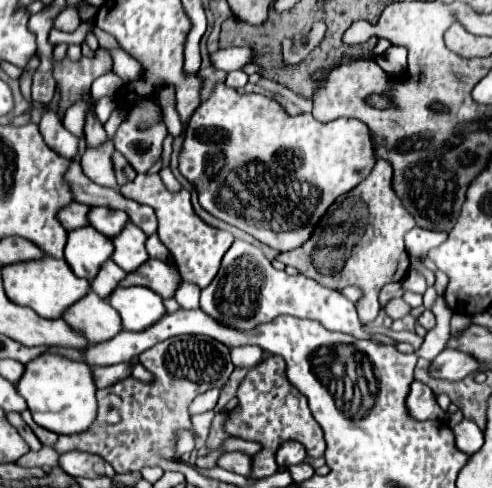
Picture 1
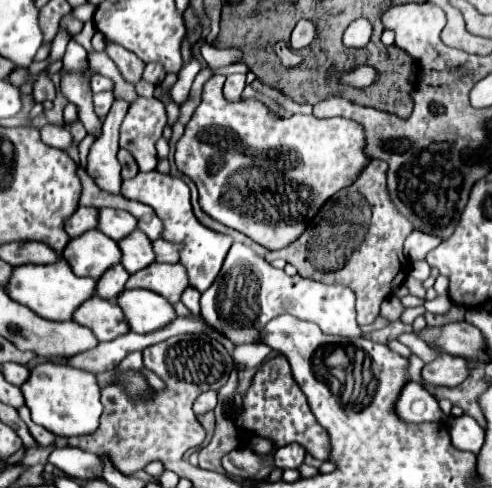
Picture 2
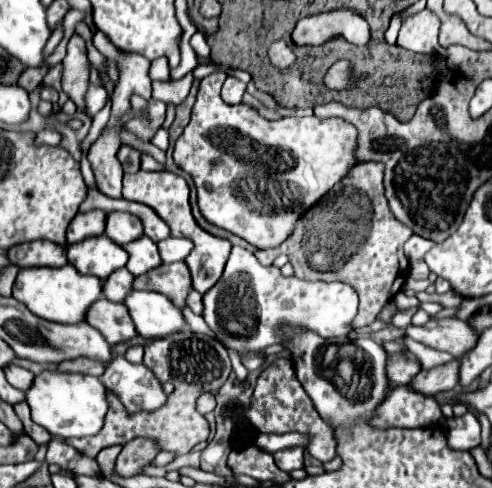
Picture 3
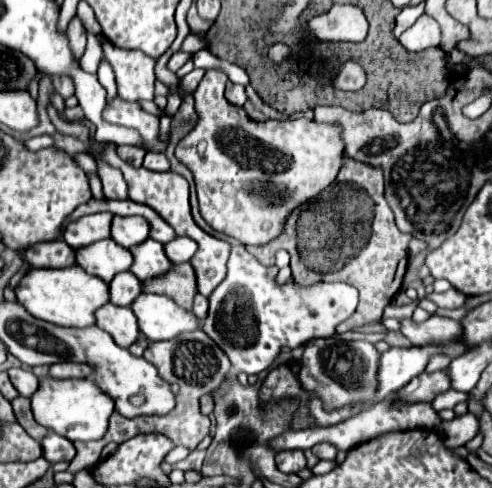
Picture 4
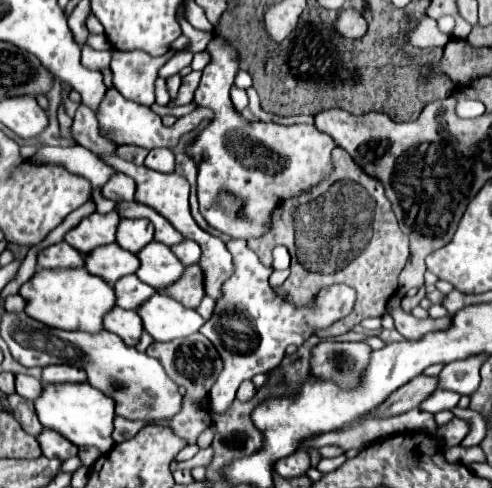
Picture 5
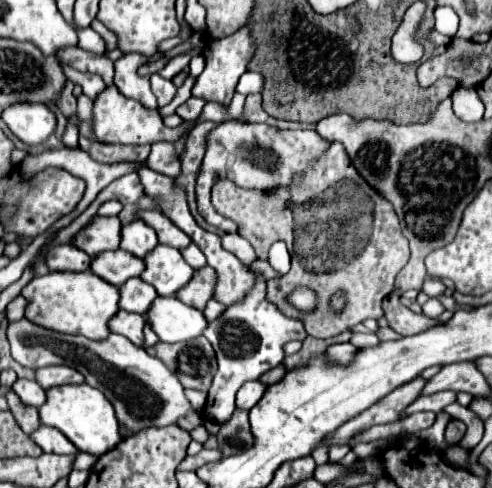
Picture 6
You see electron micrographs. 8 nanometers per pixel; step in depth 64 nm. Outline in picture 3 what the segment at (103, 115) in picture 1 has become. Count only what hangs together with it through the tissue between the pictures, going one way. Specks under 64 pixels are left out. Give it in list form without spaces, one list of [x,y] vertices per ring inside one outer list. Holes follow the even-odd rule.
[[[88,82],[88,92],[84,94],[84,106],[86,106],[86,114],[90,118],[94,118],[106,104],[108,92],[104,86],[96,86],[92,82]]]

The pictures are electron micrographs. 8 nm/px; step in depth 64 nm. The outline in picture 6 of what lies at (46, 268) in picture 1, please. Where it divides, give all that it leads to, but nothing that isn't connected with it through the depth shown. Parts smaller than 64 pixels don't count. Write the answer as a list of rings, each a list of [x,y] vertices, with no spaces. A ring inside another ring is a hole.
[[[92,270],[84,272],[50,272],[46,276],[32,278],[22,290],[28,300],[26,318],[34,324],[60,332],[86,336],[90,340],[104,340],[110,336],[108,320],[120,310],[120,290],[96,276]]]

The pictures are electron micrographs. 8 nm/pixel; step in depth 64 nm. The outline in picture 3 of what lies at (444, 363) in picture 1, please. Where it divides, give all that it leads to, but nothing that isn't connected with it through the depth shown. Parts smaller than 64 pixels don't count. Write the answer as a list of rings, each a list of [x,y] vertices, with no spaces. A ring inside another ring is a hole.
[[[458,360],[438,366],[438,368],[432,368],[432,370],[422,370],[410,382],[410,388],[414,392],[434,398],[442,392],[450,392],[456,386],[456,380],[458,380]]]

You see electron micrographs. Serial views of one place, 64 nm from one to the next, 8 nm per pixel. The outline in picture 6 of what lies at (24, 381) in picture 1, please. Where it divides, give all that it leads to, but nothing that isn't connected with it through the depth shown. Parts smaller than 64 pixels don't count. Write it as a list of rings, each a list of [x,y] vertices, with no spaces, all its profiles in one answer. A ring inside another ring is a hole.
[[[78,384],[78,386],[52,388],[46,392],[46,396],[48,396],[48,400],[46,400],[44,408],[40,406],[40,410],[38,410],[42,424],[64,432],[64,436],[68,436],[68,440],[72,440],[72,444],[80,452],[102,456],[108,450],[116,448],[116,444],[122,442],[114,408],[100,390],[96,390],[88,384]]]

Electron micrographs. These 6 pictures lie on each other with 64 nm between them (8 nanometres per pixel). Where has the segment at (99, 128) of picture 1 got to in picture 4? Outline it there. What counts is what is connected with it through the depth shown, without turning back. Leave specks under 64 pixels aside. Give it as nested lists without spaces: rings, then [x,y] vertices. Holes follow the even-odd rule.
[[[74,16],[72,20],[70,20],[70,24],[68,24],[68,38],[70,38],[70,48],[72,48],[72,52],[74,52],[74,56],[76,58],[80,58],[82,56],[82,52],[84,52],[84,48],[86,48],[86,30],[84,30],[84,26],[82,26],[82,22],[78,20],[78,16]]]

